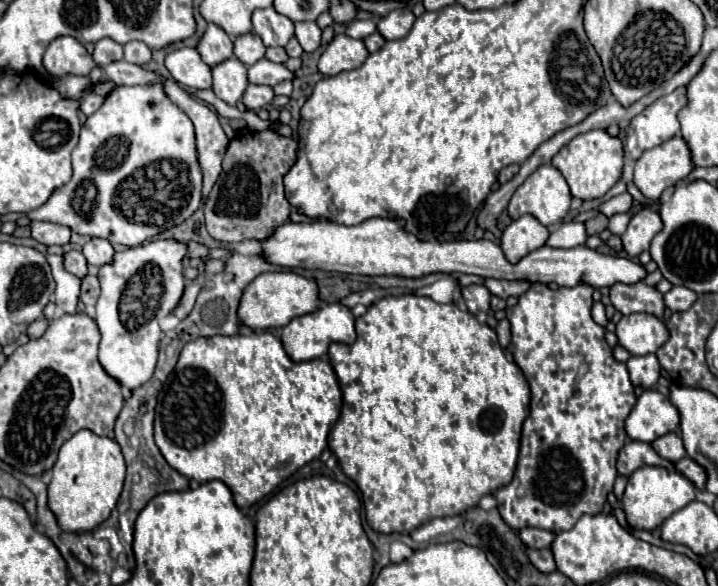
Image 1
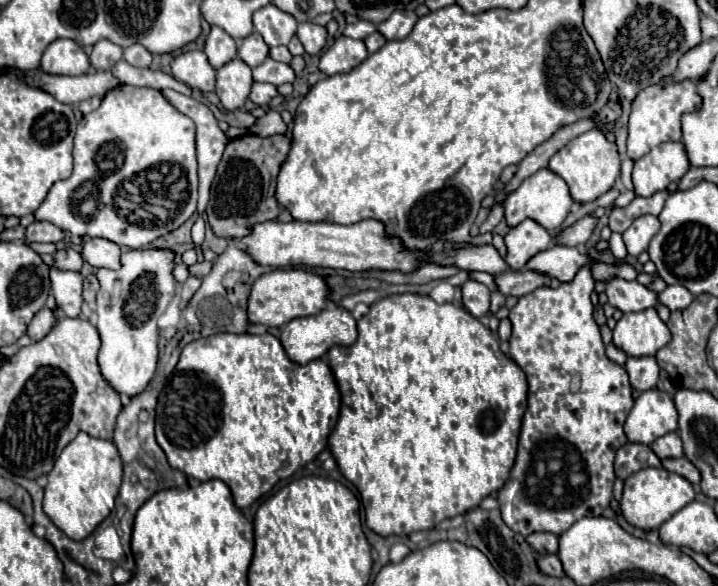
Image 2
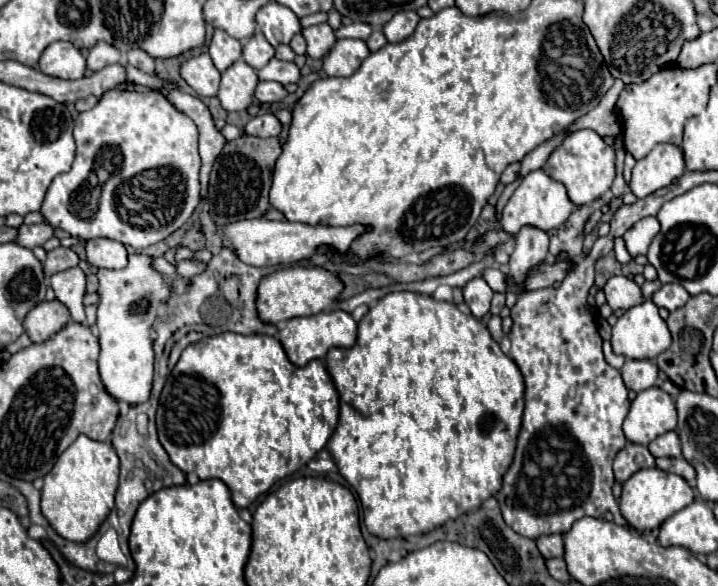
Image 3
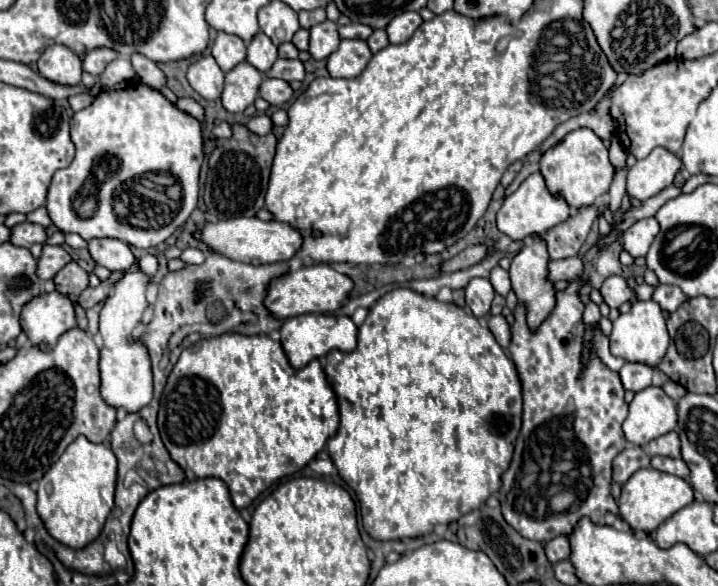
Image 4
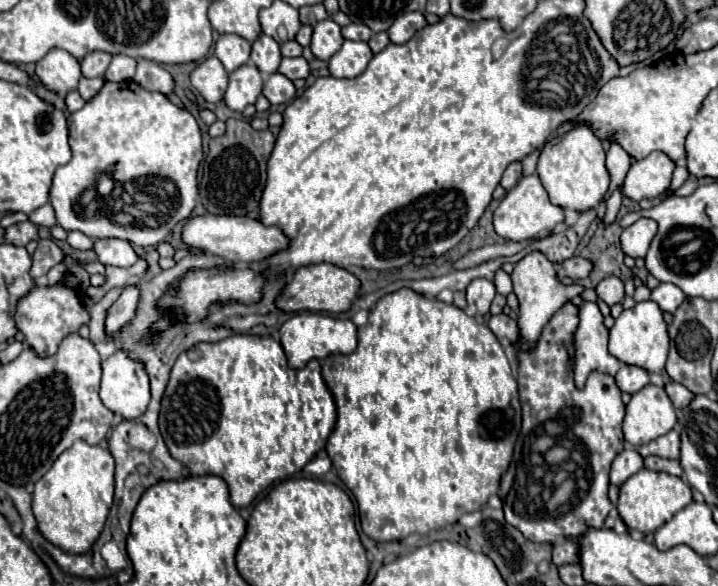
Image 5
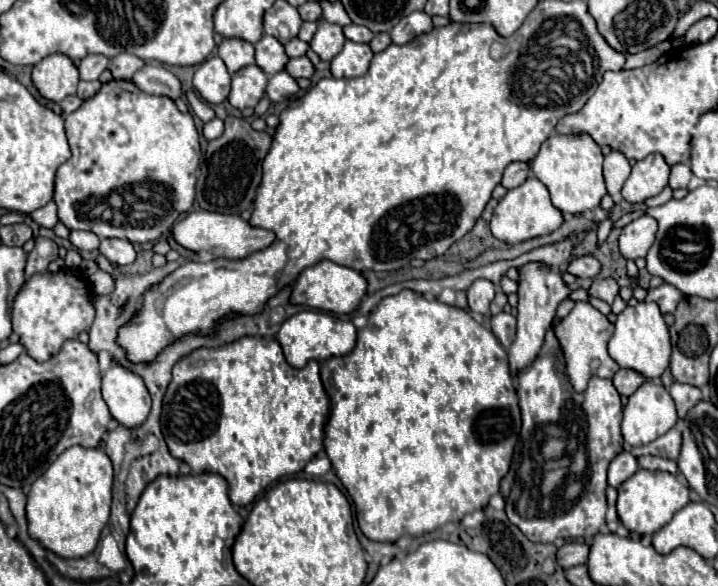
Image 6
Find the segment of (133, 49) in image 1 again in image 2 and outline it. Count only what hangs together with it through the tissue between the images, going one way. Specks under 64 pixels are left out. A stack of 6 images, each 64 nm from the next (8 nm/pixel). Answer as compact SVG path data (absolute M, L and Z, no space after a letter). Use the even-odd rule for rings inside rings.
M132 44L132 46L124 48L124 60L130 62L132 66L148 68L152 62L152 54L142 44Z

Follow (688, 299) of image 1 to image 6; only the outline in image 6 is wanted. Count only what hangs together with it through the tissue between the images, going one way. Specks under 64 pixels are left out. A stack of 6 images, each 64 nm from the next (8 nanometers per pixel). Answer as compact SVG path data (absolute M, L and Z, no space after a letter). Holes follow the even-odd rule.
M662 284L658 288L648 288L648 296L646 296L648 302L656 302L662 310L662 314L666 312L674 312L678 302L682 300L682 292L678 288L674 288L672 284Z

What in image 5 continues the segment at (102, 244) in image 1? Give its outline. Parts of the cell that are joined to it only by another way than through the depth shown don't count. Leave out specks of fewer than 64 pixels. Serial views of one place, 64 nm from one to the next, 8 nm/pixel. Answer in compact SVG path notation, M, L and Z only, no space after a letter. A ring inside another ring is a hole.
M116 238L94 240L94 252L104 266L122 266L124 268L124 266L132 266L138 258L126 240L116 240Z

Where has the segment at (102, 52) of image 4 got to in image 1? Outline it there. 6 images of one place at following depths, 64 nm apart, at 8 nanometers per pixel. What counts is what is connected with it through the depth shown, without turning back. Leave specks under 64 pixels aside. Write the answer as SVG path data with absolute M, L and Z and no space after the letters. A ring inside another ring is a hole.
M102 38L96 42L92 56L94 56L98 66L108 66L116 60L122 60L122 46L110 38Z

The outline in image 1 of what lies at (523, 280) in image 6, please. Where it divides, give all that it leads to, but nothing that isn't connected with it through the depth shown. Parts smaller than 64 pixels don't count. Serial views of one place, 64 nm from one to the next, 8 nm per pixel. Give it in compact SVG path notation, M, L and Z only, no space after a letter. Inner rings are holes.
M524 214L506 226L500 238L500 246L504 250L504 256L514 264L528 252L544 246L548 234L550 232L546 226L542 226L534 216Z

